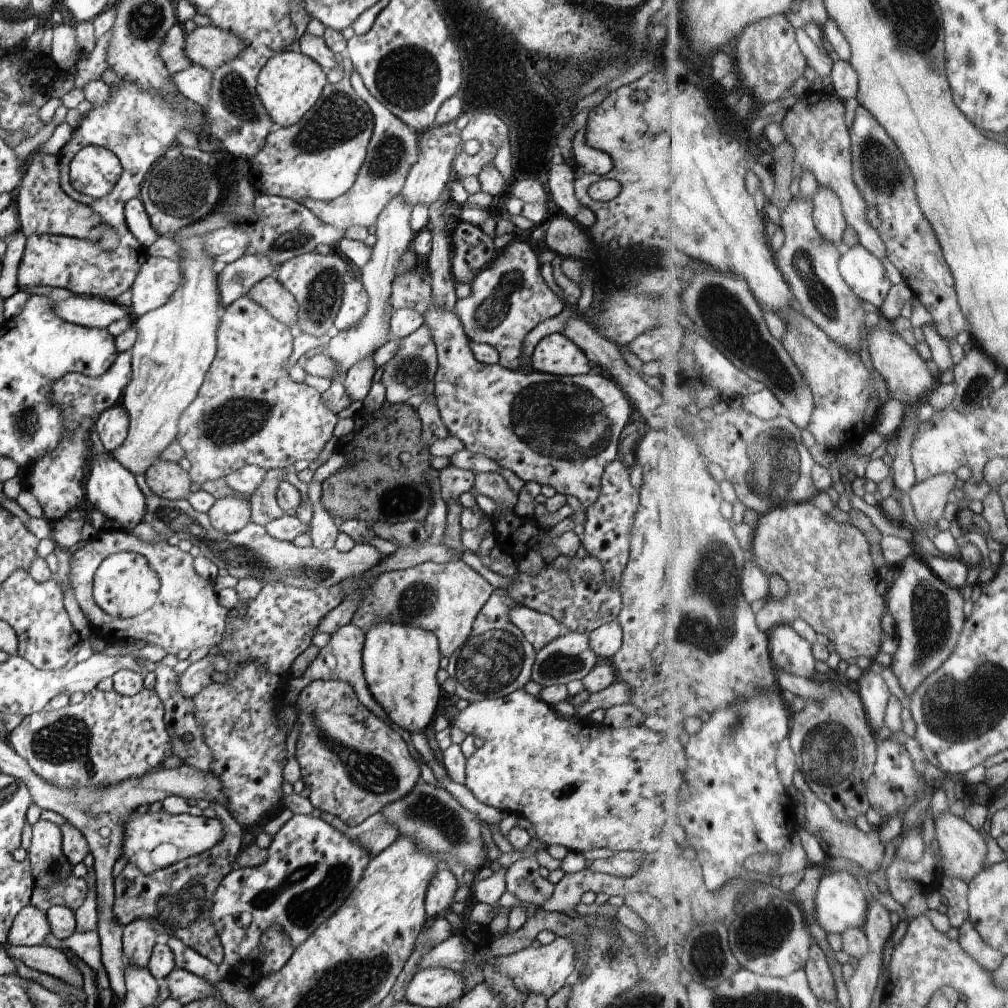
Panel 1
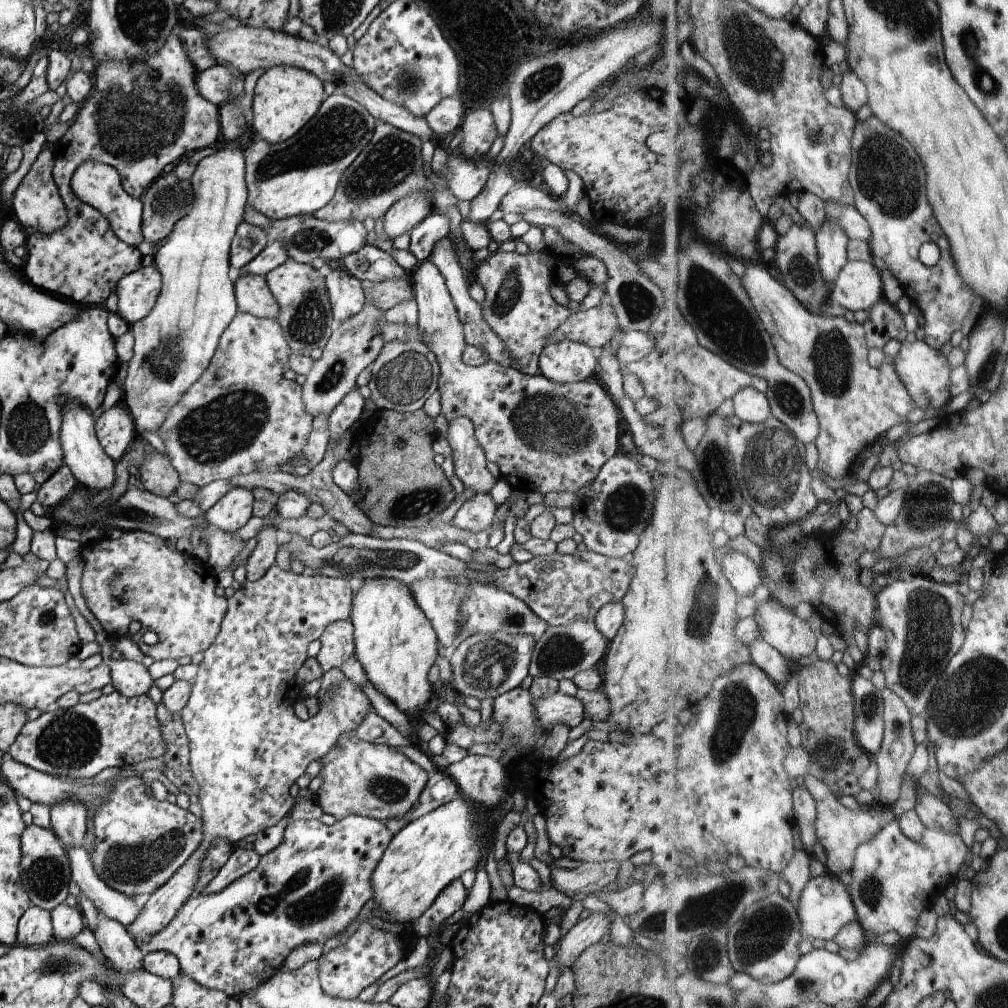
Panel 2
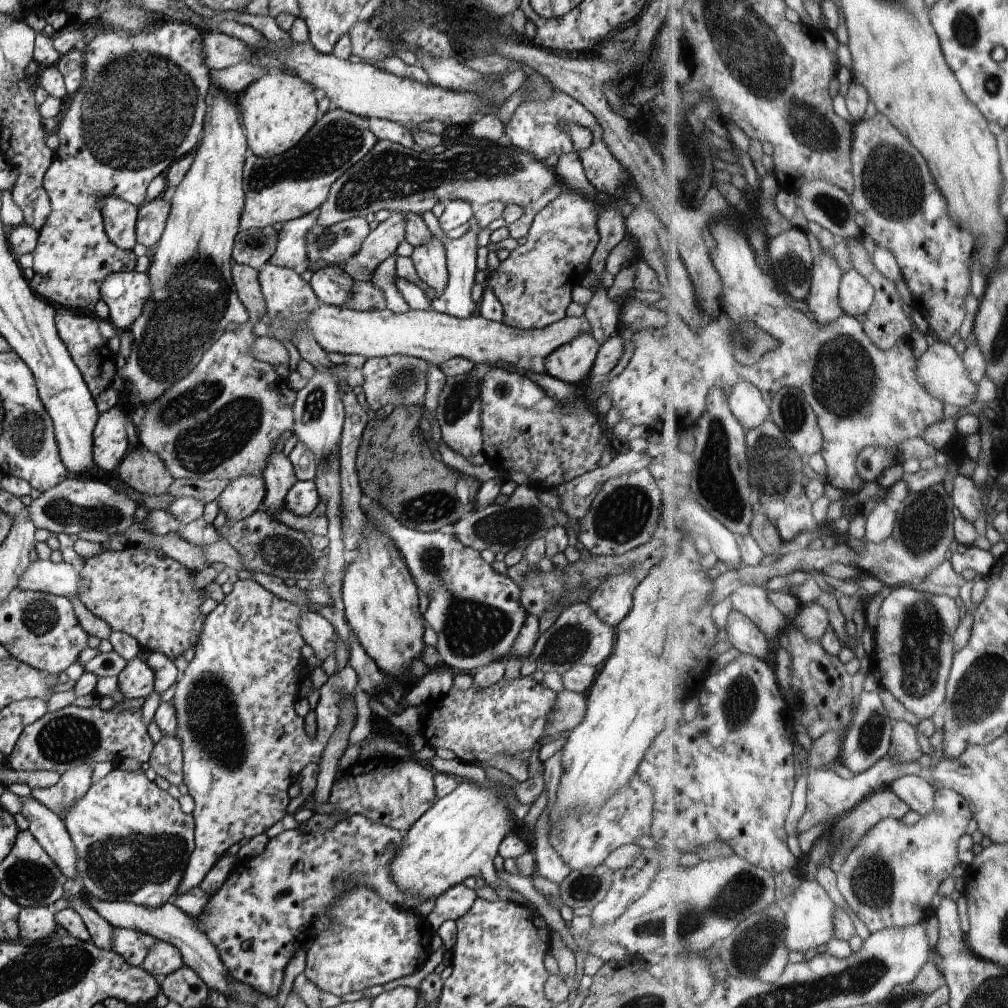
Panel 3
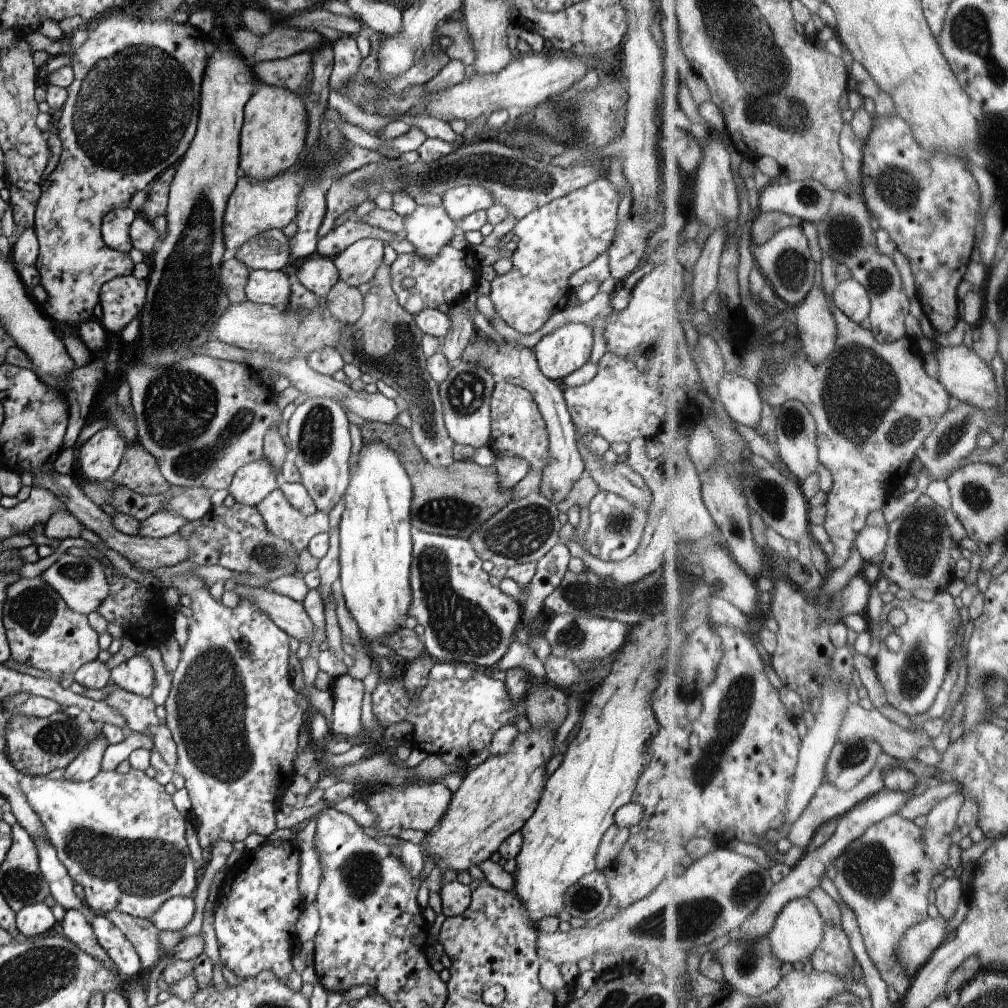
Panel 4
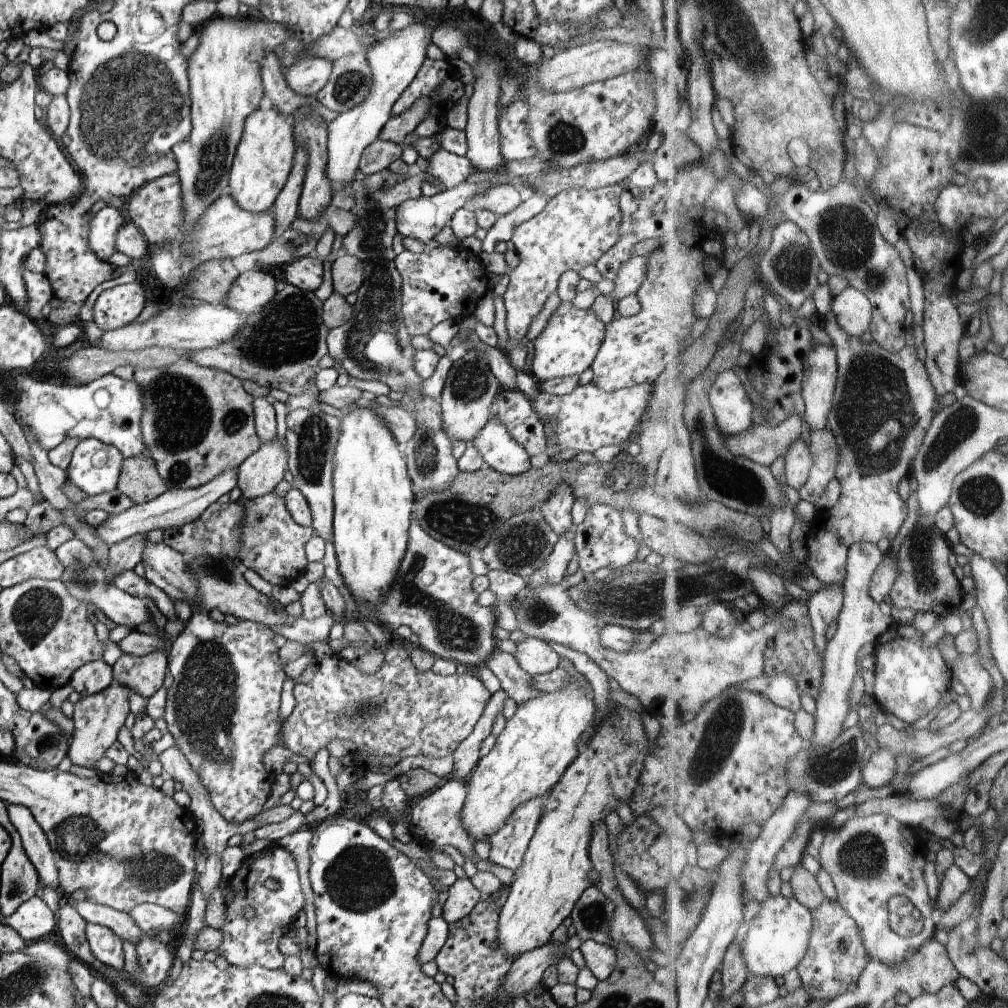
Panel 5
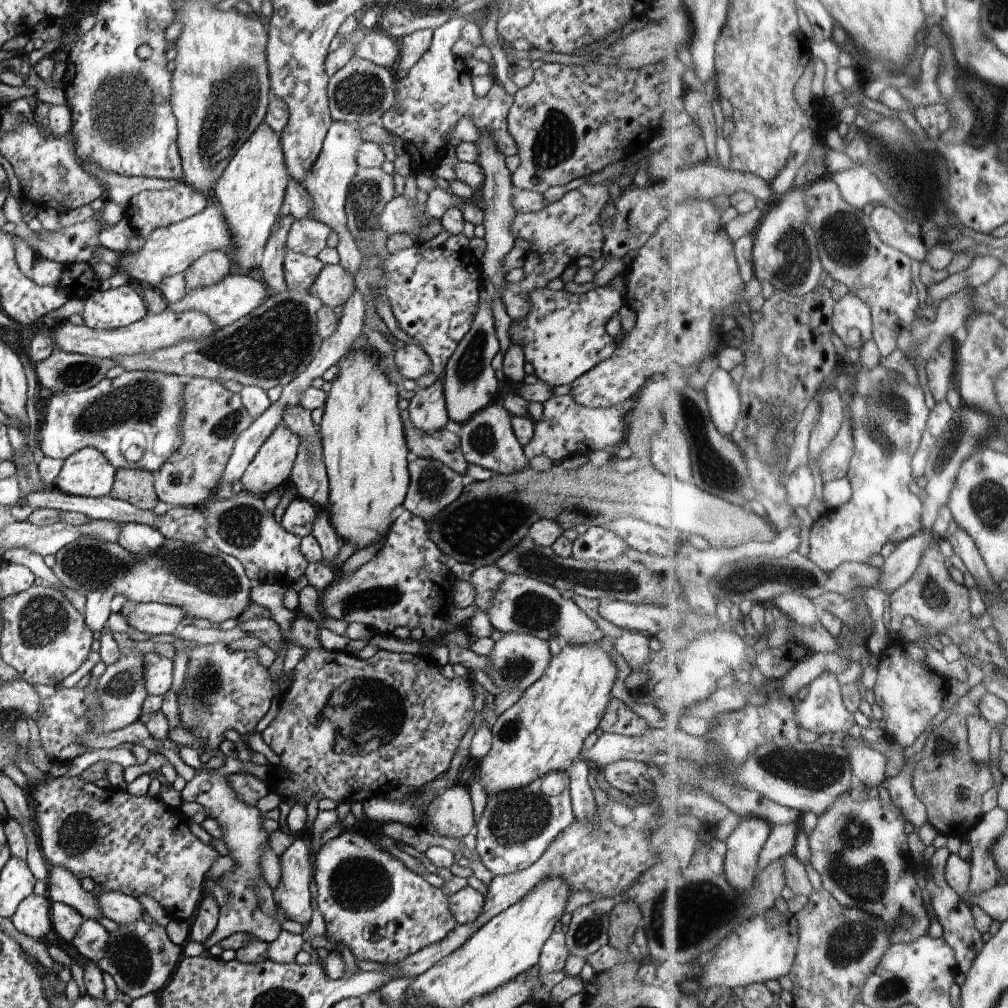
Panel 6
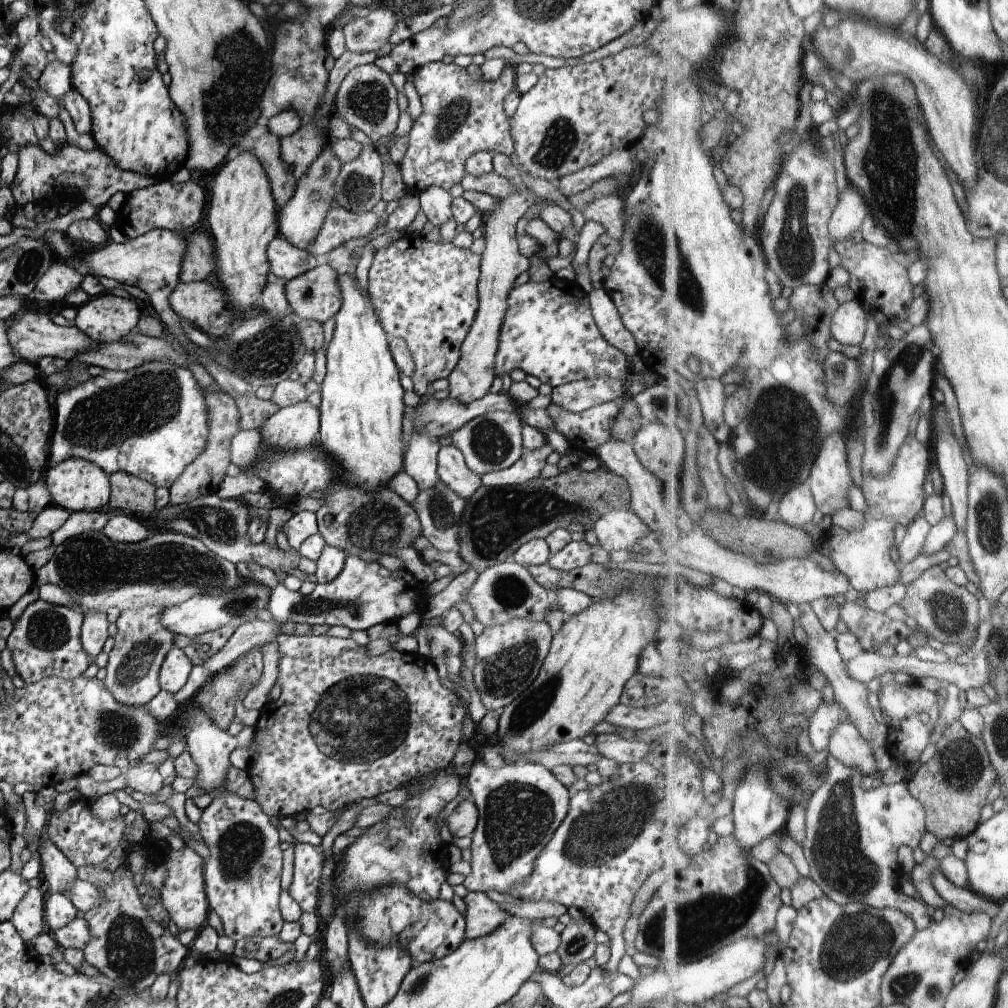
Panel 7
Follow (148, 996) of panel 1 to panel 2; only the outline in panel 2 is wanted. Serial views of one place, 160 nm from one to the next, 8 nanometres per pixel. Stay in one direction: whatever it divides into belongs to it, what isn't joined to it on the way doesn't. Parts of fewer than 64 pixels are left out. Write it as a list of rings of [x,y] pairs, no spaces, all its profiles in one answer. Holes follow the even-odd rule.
[[[100,917],[93,935],[104,956],[115,967],[116,971],[119,971],[123,975],[131,975],[136,971],[144,969],[142,959],[146,954],[141,951],[141,948],[136,944],[127,928],[121,922]]]

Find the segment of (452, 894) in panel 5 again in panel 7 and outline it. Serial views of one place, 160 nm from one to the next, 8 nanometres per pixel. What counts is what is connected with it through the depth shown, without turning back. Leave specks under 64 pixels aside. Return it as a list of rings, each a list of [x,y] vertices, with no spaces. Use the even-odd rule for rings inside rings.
[[[469,891],[463,898],[466,902],[465,937],[467,939],[488,936],[513,916],[481,891]]]

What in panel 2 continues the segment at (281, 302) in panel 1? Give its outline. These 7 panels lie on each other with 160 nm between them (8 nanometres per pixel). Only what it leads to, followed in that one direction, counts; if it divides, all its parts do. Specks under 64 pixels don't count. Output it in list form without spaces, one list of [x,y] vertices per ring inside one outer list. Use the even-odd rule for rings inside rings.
[[[240,275],[235,282],[235,297],[240,312],[269,319],[279,314],[277,300],[263,276]]]

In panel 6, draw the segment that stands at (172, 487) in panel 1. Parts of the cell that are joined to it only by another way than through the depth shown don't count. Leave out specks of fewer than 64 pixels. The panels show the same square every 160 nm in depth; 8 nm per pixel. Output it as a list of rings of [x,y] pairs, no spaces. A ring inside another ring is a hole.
[[[118,469],[109,495],[130,503],[136,509],[152,510],[159,501],[154,481],[155,474],[148,469]]]

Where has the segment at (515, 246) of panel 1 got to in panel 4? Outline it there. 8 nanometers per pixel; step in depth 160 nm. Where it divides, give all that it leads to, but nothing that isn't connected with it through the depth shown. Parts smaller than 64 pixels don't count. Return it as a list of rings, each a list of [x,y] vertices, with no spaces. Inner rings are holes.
[[[606,175],[600,176],[598,180],[594,180],[594,182],[590,182],[588,186],[584,188],[580,188],[563,198],[558,198],[541,208],[536,208],[533,212],[530,212],[527,216],[524,216],[520,220],[520,222],[515,224],[515,228],[513,229],[513,235],[519,238],[519,242],[517,243],[517,248],[511,257],[512,260],[512,270],[510,272],[506,272],[504,276],[496,276],[494,281],[491,283],[491,292],[490,298],[494,307],[496,308],[496,313],[499,315],[499,318],[504,320],[504,324],[506,326],[510,326],[512,330],[516,330],[518,334],[529,335],[537,332],[555,313],[558,313],[566,308],[568,304],[568,300],[572,293],[569,291],[568,288],[568,278],[572,276],[578,270],[590,265],[591,263],[595,262],[599,255],[603,254],[610,246],[612,242],[614,242],[615,238],[615,231],[618,224],[618,208],[621,201],[621,192],[616,190],[614,186],[612,186],[612,182],[608,180]]]

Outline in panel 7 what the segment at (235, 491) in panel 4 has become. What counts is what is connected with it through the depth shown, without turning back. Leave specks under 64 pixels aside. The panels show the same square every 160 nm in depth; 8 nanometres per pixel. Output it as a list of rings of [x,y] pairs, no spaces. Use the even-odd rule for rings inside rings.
[[[304,400],[270,416],[260,431],[261,442],[280,450],[296,450],[312,445],[319,430],[319,408]]]

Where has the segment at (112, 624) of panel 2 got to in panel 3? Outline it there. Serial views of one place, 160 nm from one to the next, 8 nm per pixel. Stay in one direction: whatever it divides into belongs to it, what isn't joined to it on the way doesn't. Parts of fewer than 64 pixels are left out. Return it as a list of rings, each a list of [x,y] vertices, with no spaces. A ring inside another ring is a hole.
[[[122,543],[116,551],[104,552],[89,558],[81,566],[79,576],[79,599],[84,606],[110,625],[113,631],[120,631],[135,638],[142,650],[150,653],[164,653],[174,660],[192,648],[198,642],[203,631],[206,615],[200,612],[204,604],[201,588],[194,586],[195,572],[188,569],[174,558],[168,557],[162,550],[144,549],[131,544]]]

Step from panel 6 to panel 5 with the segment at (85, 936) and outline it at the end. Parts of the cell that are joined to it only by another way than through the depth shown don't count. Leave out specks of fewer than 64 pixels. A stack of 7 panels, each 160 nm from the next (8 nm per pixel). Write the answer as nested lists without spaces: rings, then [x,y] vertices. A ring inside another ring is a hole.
[[[87,923],[85,935],[89,949],[96,960],[105,966],[123,972],[124,950],[122,949],[122,939],[117,934],[105,926]]]

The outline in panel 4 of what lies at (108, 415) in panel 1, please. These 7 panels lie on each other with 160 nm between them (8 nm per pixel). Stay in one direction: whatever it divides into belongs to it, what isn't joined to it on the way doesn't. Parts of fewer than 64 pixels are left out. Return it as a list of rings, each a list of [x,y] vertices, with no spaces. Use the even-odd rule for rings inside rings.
[[[114,428],[96,432],[79,449],[78,479],[90,482],[113,480],[127,448],[124,438]]]

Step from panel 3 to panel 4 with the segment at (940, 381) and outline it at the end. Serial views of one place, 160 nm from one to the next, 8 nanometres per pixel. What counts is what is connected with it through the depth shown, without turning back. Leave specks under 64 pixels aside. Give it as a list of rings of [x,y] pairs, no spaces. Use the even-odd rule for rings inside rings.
[[[964,345],[958,347],[939,346],[935,352],[939,360],[939,379],[948,386],[948,390],[954,394],[956,399],[959,399],[960,402],[976,404],[984,410],[1001,408],[996,372],[992,368],[992,364],[988,360],[984,360],[973,347]]]

